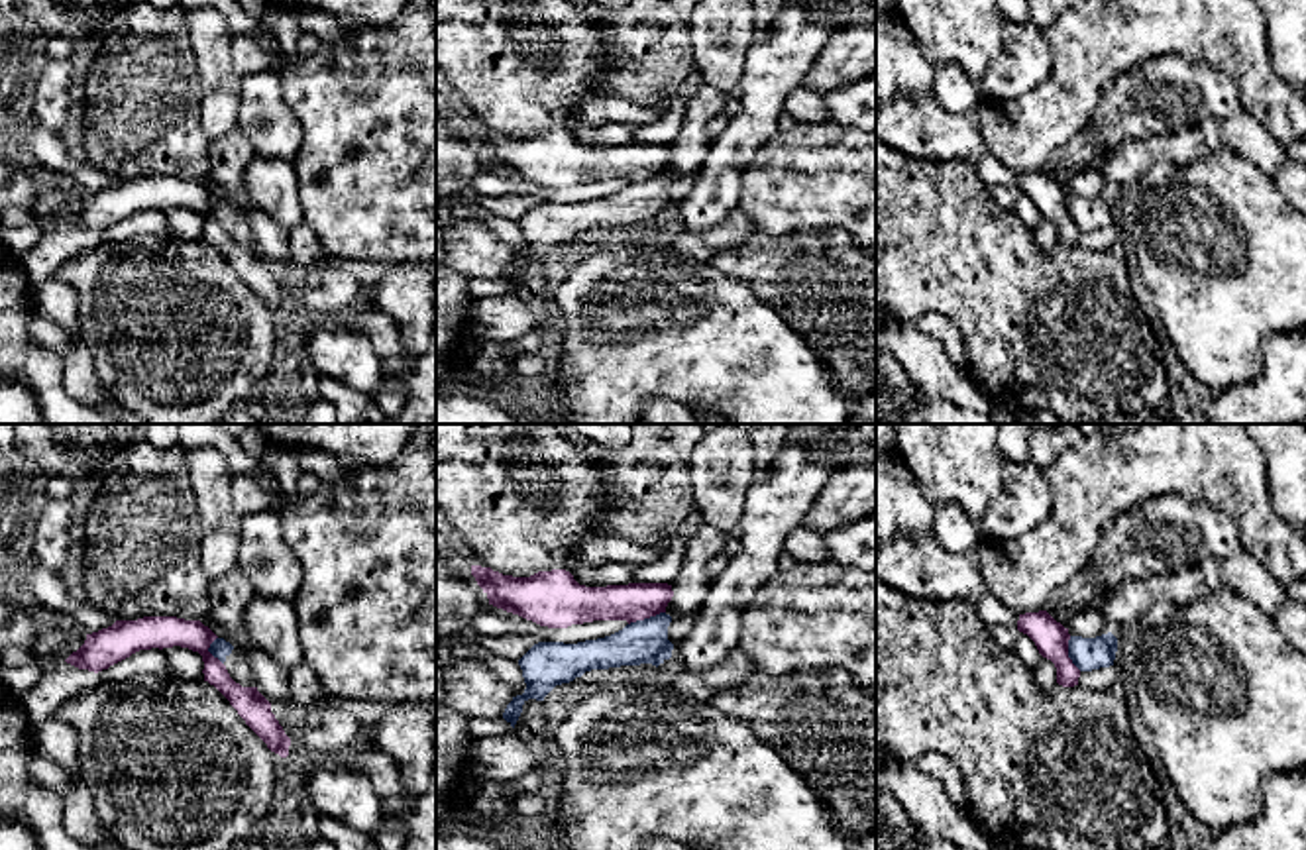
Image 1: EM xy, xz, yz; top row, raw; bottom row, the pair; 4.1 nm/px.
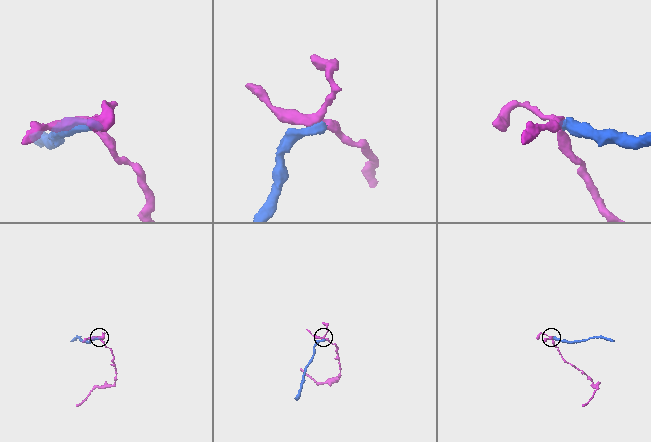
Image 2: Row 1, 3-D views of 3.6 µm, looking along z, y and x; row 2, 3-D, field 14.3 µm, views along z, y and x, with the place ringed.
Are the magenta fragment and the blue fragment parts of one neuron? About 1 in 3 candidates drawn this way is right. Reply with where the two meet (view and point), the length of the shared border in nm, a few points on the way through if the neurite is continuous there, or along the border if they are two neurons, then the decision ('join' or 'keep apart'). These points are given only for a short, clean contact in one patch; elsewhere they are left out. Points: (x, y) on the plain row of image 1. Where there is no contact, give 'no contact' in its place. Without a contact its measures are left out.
meets magenta in xz at (647, 177); contact 160 nm long; border along xz (664, 171), (629, 185); keep apart

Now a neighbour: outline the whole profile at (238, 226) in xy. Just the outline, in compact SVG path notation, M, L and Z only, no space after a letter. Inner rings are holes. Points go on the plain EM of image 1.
M216 198L210 204L208 212L226 226L230 238L236 243L240 243L242 247L255 247L249 220L242 208L234 208L224 198Z

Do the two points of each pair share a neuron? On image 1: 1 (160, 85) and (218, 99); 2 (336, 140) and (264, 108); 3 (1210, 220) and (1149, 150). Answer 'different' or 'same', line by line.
1: different
2: different
3: different

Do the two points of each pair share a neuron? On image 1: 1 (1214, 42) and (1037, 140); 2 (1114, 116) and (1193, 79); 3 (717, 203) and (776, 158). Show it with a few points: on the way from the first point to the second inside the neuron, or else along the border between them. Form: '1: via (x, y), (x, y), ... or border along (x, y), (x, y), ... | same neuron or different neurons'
1: via (1167, 38), (1128, 38), (1073, 93) | same neuron
2: via (1134, 105), (1173, 93) | same neuron
3: border along (761, 146), (743, 171), (737, 207) | different neurons

